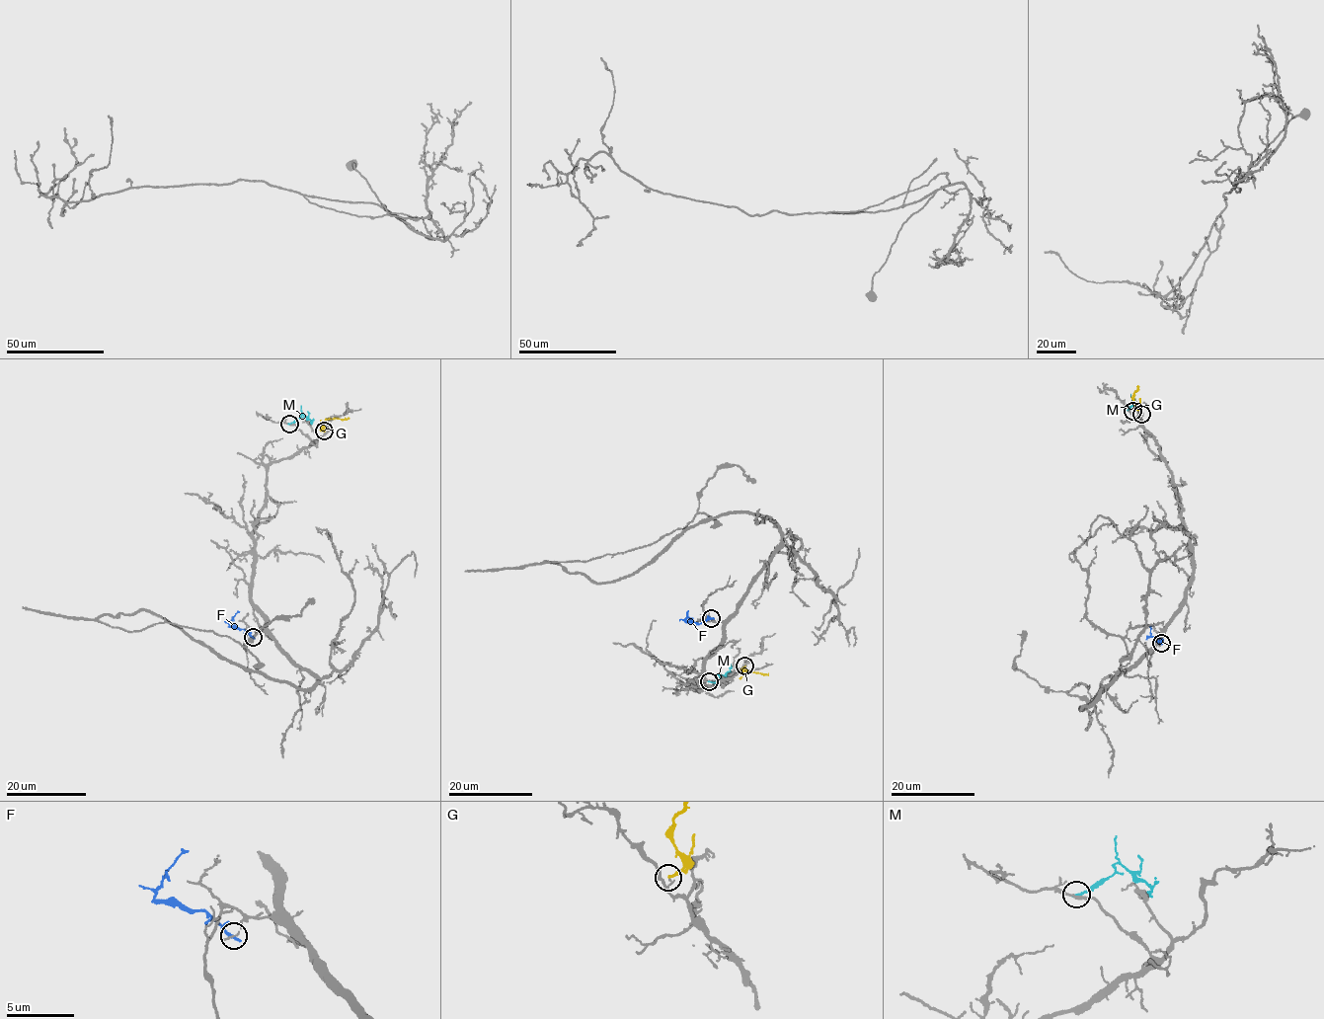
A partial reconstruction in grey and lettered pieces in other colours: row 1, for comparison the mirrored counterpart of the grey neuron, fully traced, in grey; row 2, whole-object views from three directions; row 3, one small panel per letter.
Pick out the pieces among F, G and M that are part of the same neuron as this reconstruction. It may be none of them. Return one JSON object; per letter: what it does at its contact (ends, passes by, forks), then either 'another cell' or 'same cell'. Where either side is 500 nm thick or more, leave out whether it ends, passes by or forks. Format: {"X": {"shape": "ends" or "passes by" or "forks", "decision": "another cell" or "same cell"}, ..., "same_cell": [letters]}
{"F": {"shape": "passes by", "decision": "another cell"}, "G": {"shape": "ends", "decision": "another cell"}, "M": {"shape": "ends", "decision": "another cell"}, "same_cell": []}

